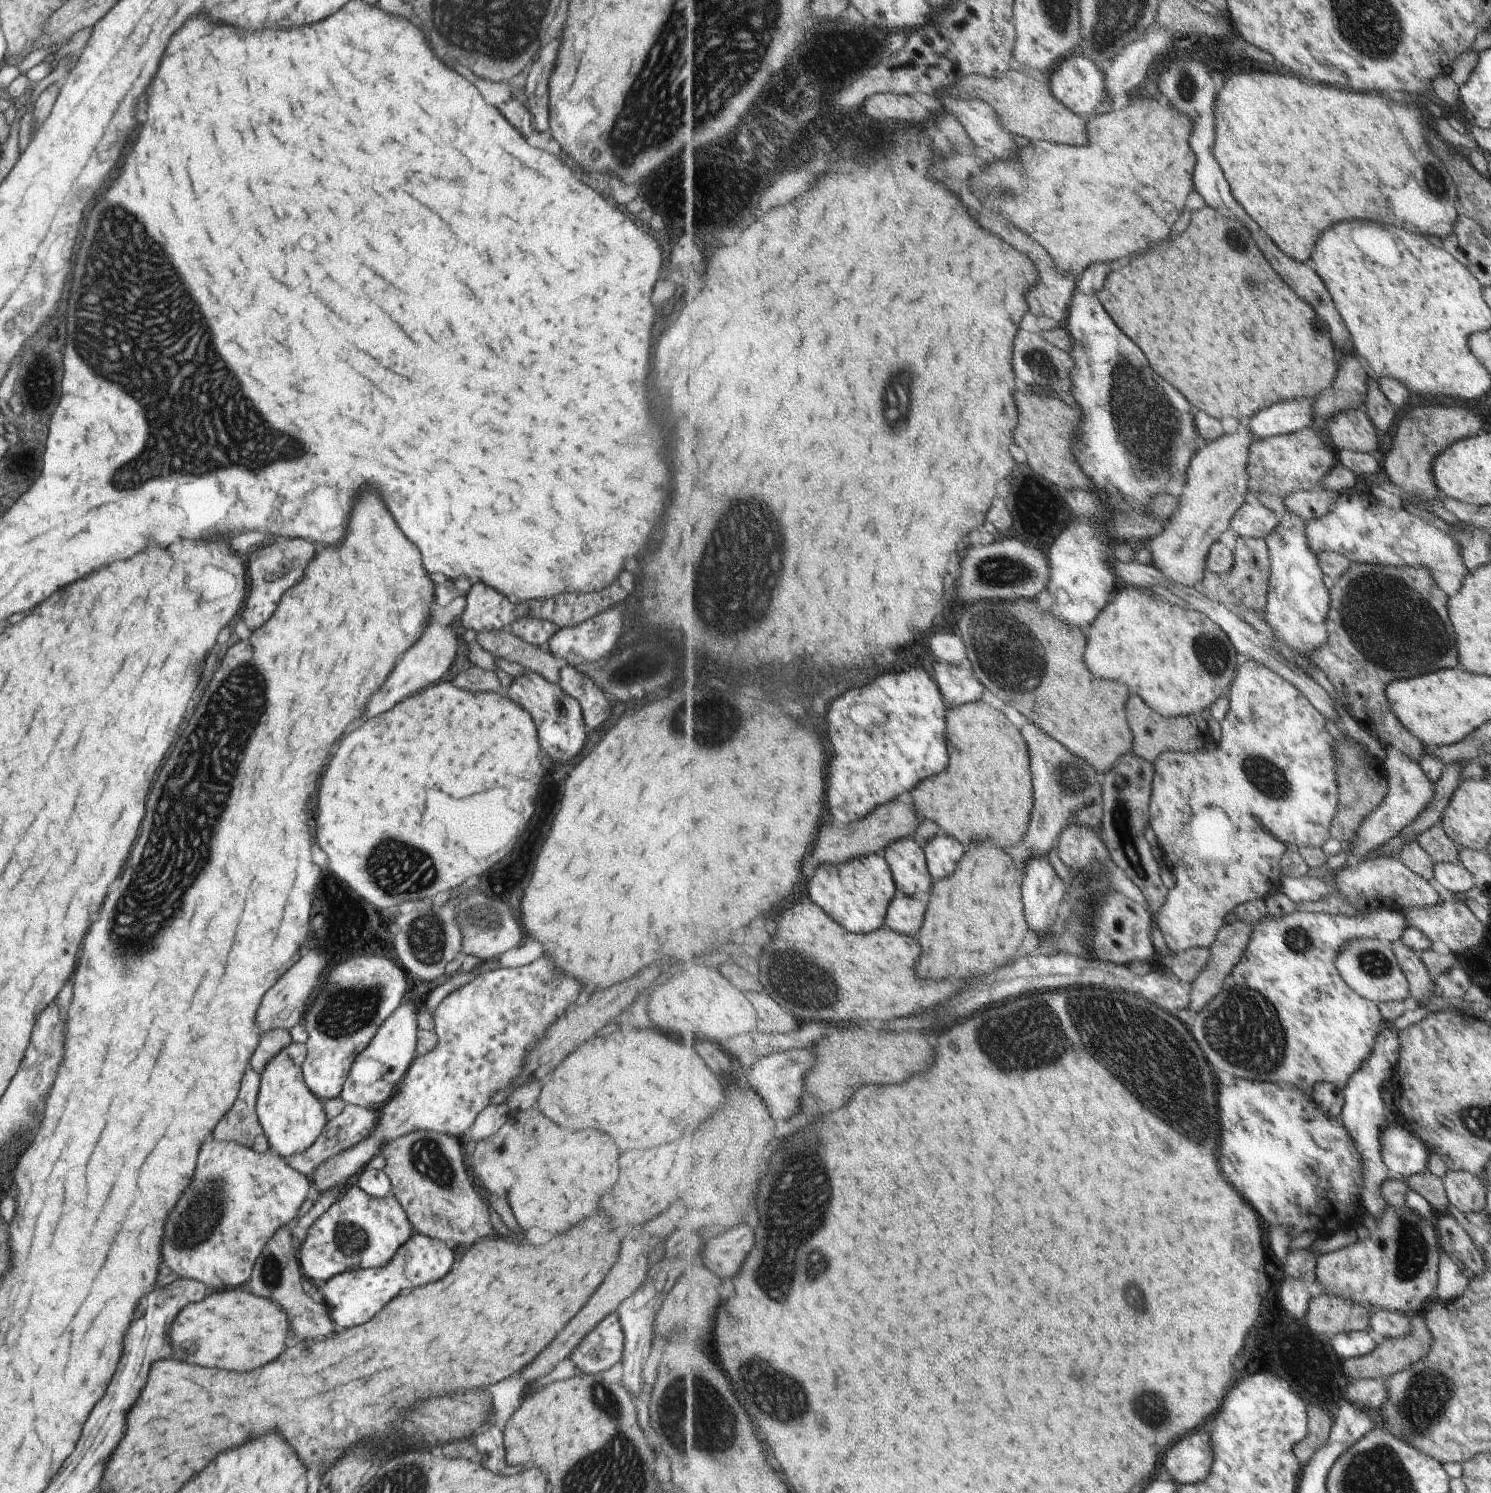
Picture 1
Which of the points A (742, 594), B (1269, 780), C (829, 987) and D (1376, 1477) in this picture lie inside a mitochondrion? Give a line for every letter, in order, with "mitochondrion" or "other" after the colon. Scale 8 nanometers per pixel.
A: mitochondrion
B: mitochondrion
C: mitochondrion
D: mitochondrion

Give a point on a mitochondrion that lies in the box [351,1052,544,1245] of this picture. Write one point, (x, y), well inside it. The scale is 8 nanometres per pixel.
(426, 1158)

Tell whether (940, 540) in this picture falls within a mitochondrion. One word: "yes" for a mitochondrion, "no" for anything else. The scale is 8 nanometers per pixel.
no

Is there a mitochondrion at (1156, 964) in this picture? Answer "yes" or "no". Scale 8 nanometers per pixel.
no

